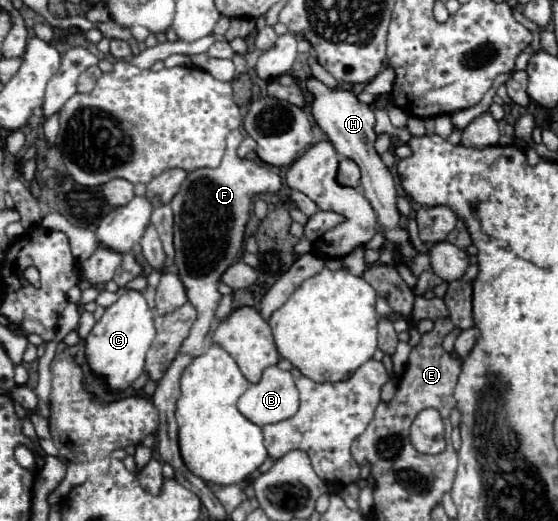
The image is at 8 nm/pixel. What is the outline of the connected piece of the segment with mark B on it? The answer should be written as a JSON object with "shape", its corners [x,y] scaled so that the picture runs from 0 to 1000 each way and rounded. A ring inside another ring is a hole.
{"shape":[[[480,704],[470,727],[427,766],[427,789],[462,820],[523,800],[534,789],[534,747],[520,712]]]}

